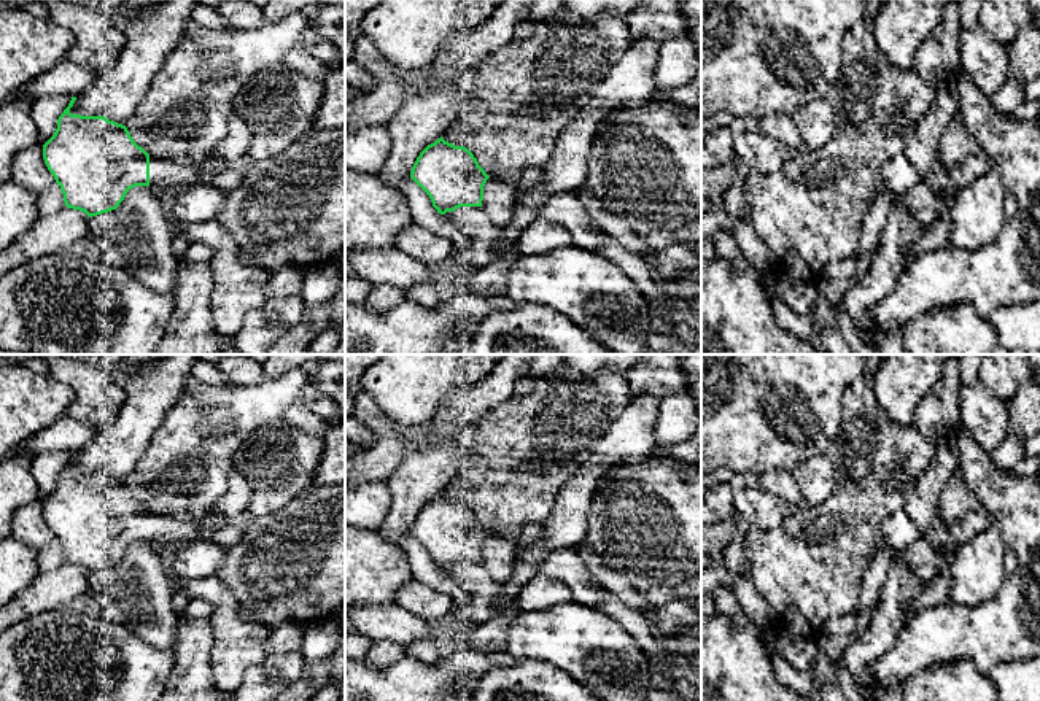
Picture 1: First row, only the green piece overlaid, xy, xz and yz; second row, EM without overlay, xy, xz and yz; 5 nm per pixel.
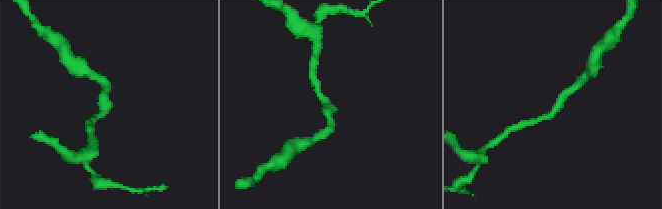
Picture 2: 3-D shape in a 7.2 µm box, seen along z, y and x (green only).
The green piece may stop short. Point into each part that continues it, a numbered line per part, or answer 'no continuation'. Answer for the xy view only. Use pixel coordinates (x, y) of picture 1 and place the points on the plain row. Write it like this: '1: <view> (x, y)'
1: xy (162, 530)

